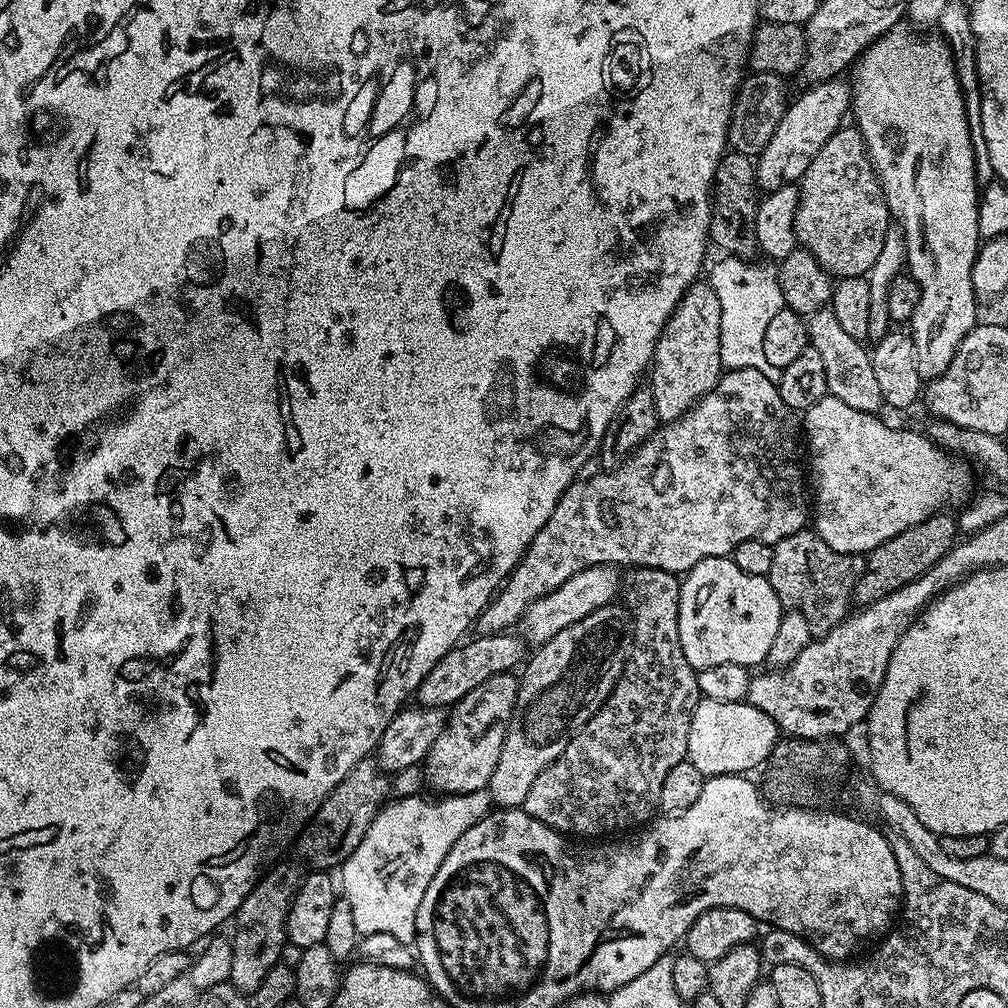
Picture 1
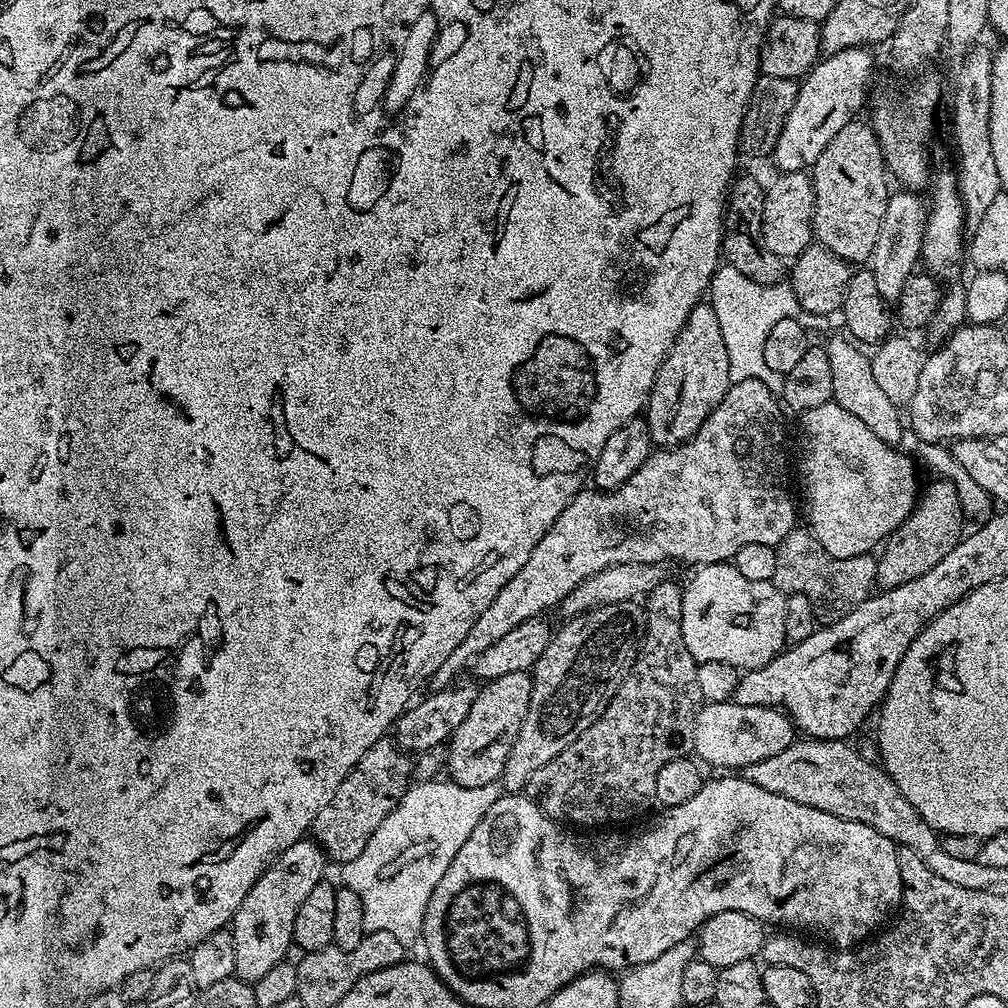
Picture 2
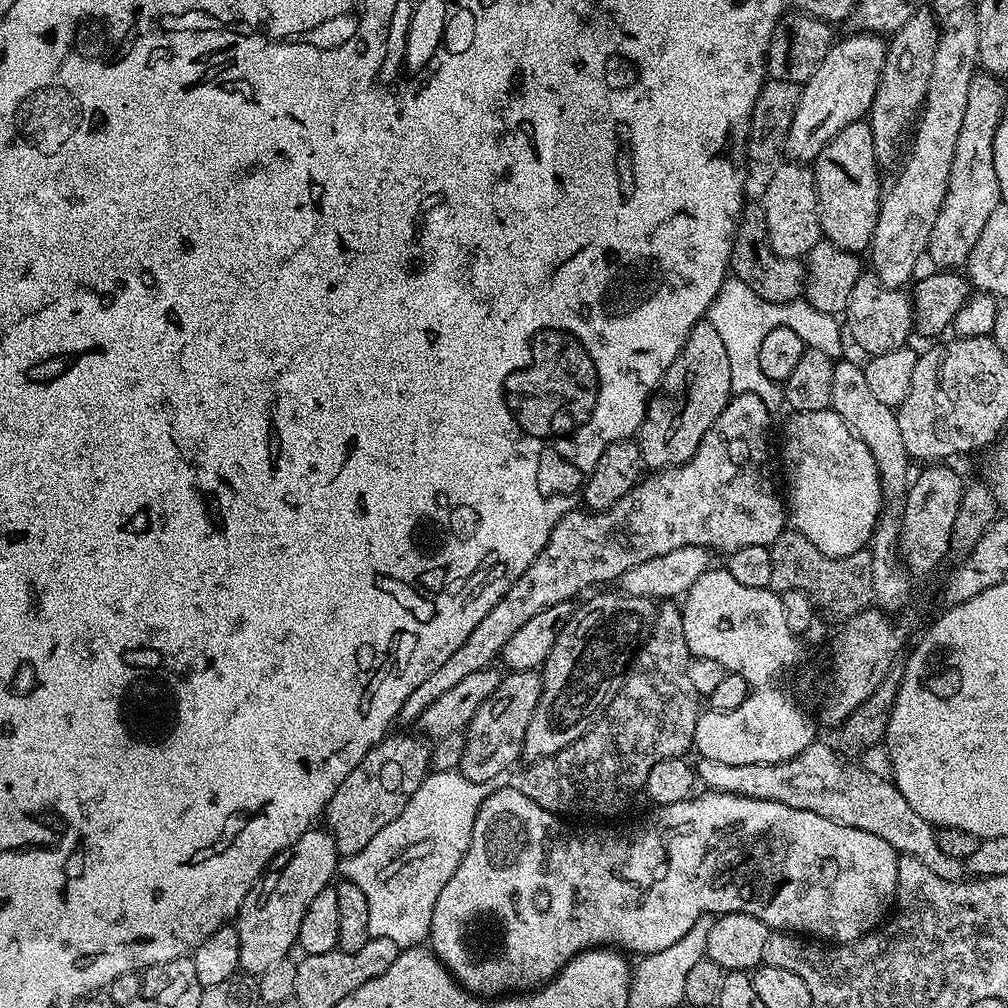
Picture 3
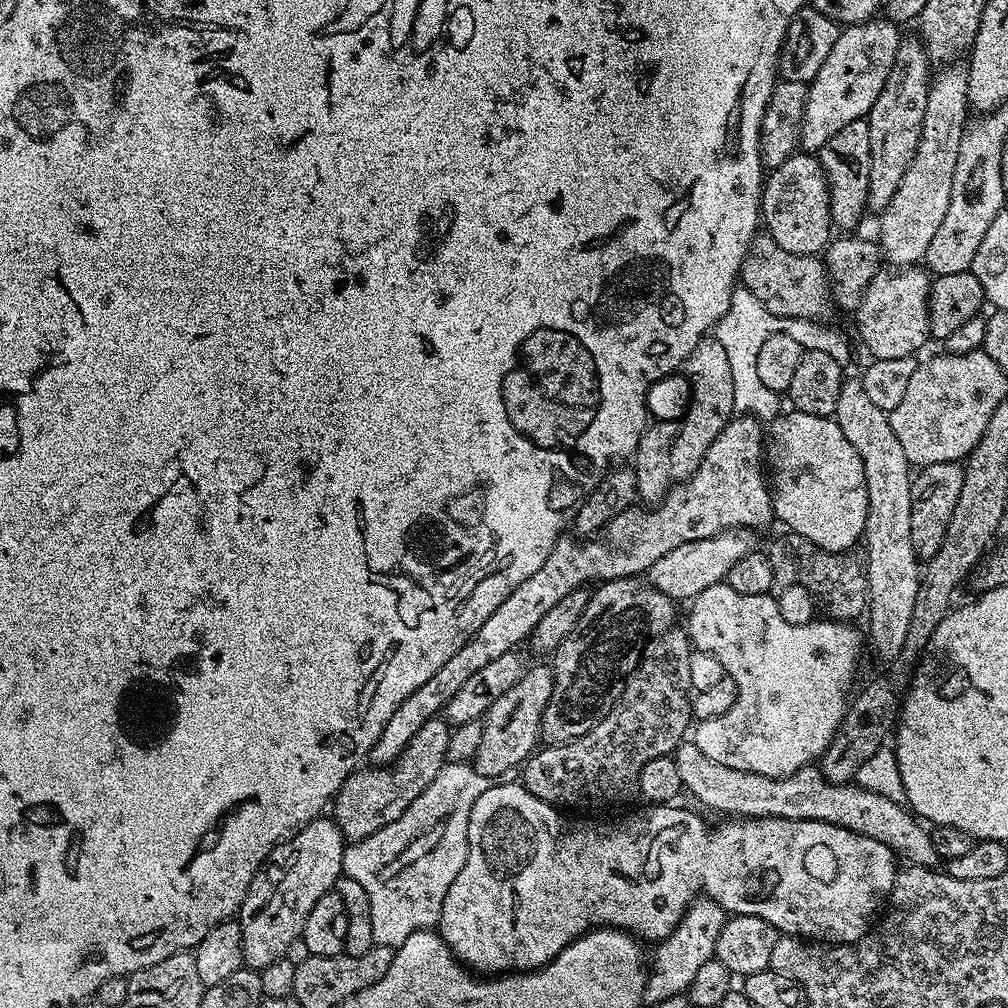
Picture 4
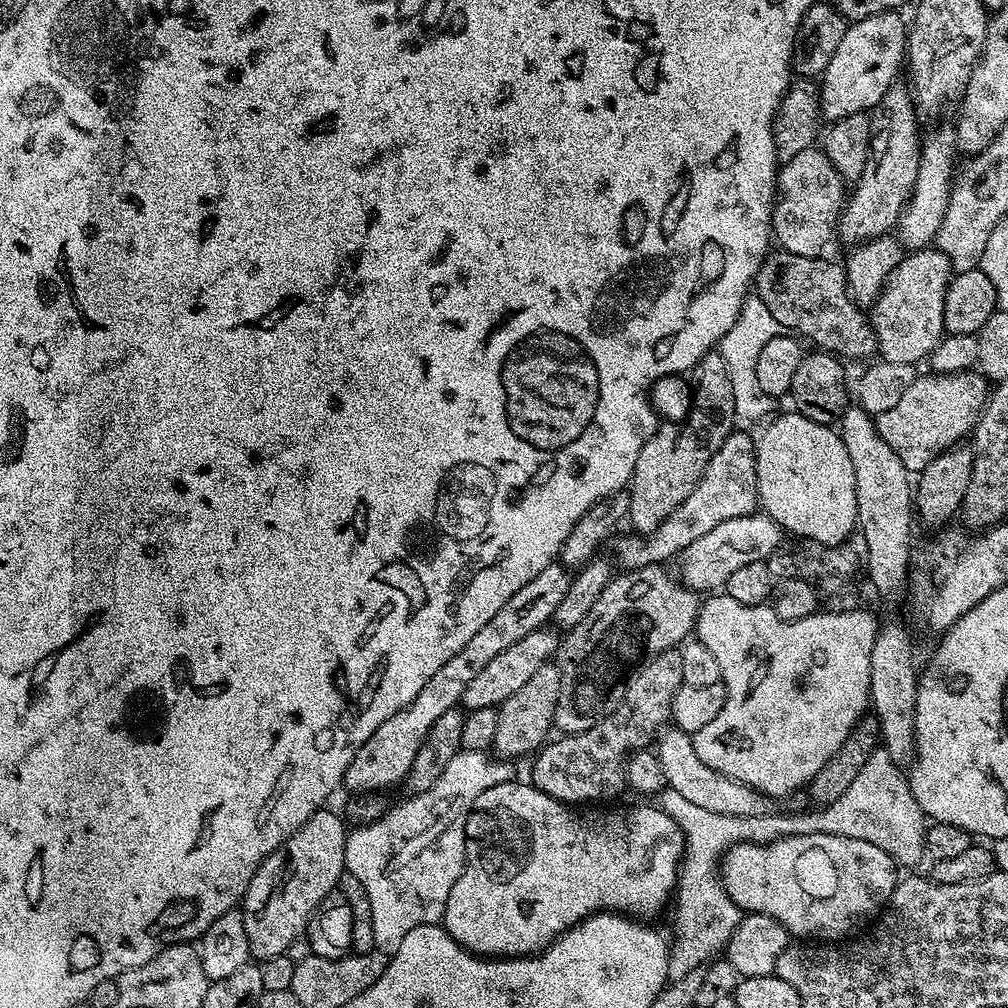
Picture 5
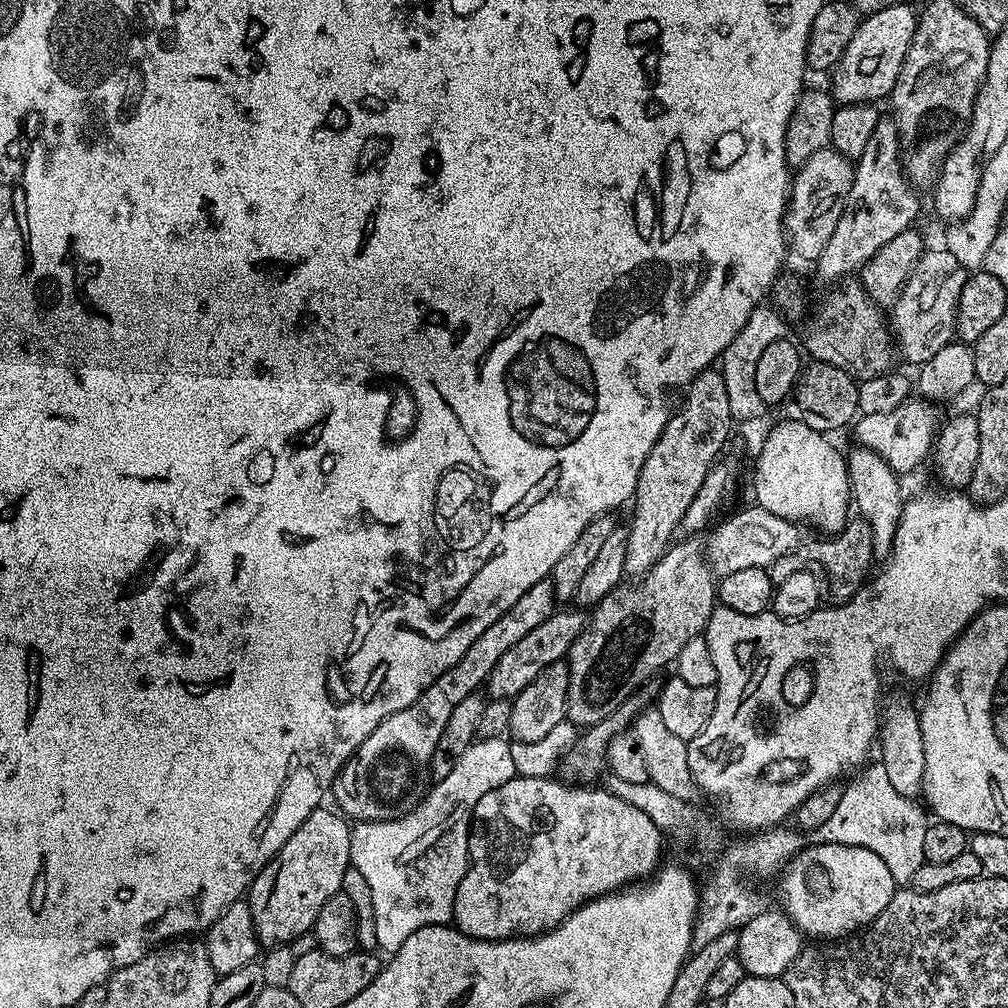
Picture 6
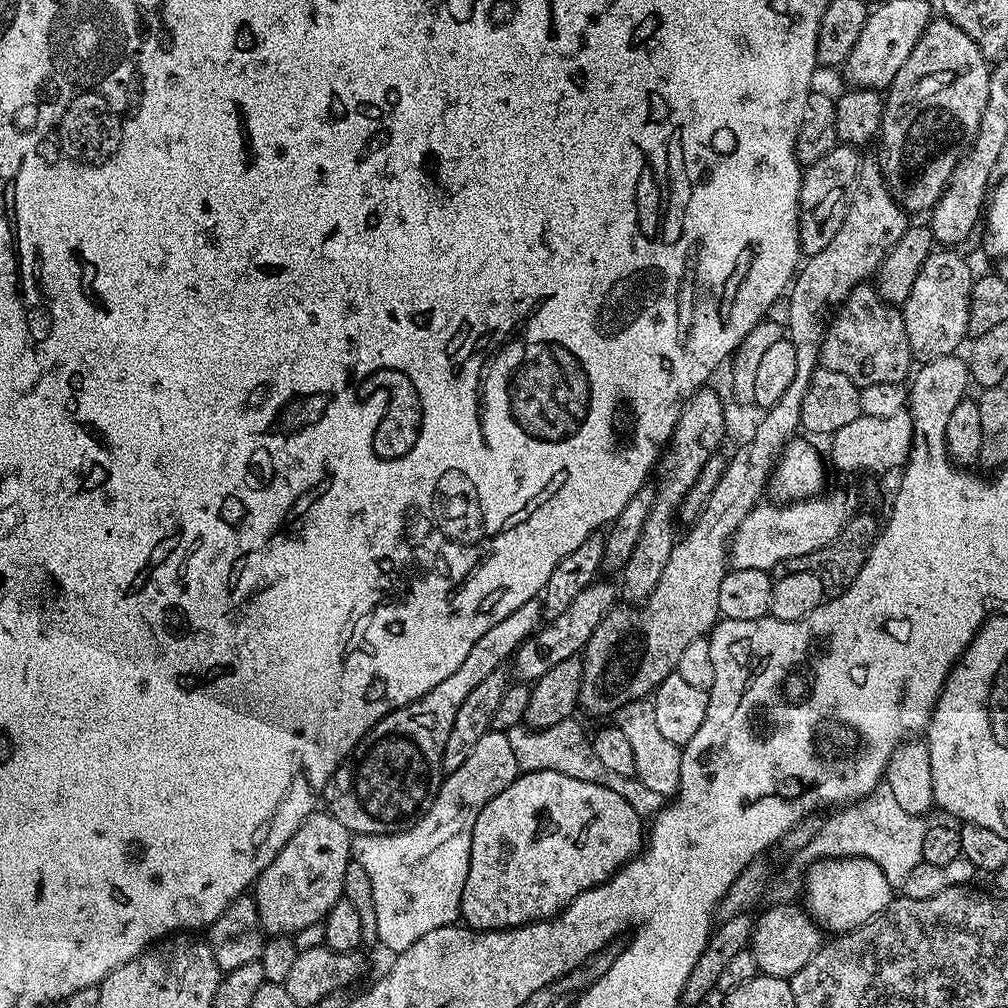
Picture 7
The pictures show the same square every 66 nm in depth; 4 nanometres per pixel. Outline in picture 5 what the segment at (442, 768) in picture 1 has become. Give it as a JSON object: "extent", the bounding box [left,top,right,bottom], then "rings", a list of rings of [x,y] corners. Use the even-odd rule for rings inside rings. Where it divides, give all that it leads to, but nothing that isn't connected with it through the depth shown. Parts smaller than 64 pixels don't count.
{"extent":[492,662,562,758],"rings":[[[549,662],[538,666],[530,682],[515,694],[510,694],[498,709],[498,730],[494,733],[492,748],[500,758],[513,758],[535,753],[549,739],[548,731],[554,728],[554,710],[558,706],[558,694],[562,690],[560,665]]]}

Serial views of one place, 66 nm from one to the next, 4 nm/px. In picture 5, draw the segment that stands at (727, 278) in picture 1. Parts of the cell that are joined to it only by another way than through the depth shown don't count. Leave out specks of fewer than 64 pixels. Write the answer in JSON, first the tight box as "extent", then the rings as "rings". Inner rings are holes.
{"extent":[718,294,785,422],"rings":[[[752,294],[744,301],[734,326],[730,326],[730,330],[726,330],[726,334],[720,339],[718,351],[726,362],[726,370],[730,370],[730,386],[734,386],[734,410],[737,421],[764,422],[773,415],[774,398],[760,389],[758,374],[754,374],[754,362],[758,362],[758,353],[762,346],[766,346],[766,342],[770,342],[770,338],[783,336],[785,332],[782,322],[778,322],[778,318],[774,318],[774,314],[766,310],[759,296]]]}

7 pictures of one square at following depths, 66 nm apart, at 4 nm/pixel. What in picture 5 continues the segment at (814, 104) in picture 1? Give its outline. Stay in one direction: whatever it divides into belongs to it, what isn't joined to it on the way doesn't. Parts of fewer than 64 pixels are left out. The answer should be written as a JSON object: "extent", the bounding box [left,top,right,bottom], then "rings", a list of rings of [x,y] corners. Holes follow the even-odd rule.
{"extent":[819,12,906,121],"rings":[[[883,12],[870,18],[849,23],[830,66],[819,77],[820,116],[825,121],[841,120],[850,114],[871,113],[872,107],[882,102],[882,94],[897,83],[906,60],[906,24],[900,21],[901,13]]]}

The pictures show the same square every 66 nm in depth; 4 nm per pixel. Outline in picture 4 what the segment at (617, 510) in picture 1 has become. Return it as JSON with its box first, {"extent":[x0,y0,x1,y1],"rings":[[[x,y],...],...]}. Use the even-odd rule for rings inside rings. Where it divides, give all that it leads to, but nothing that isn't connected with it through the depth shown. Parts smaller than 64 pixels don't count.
{"extent":[371,415,773,766],"rings":[[[733,415],[732,421],[725,426],[722,434],[718,434],[718,438],[710,442],[710,450],[706,450],[706,458],[702,458],[696,473],[683,484],[673,488],[651,510],[644,506],[631,506],[614,517],[596,535],[585,540],[571,540],[571,535],[568,534],[561,536],[554,550],[550,550],[550,558],[542,562],[540,569],[535,574],[530,574],[530,578],[526,578],[526,582],[522,582],[522,586],[518,586],[518,590],[514,590],[514,594],[510,594],[510,598],[506,598],[506,602],[502,602],[502,606],[498,606],[498,610],[494,610],[494,614],[486,618],[486,622],[482,622],[482,626],[473,634],[472,639],[466,642],[466,646],[462,646],[462,650],[458,650],[458,654],[454,654],[454,658],[450,658],[450,662],[446,662],[446,666],[442,666],[442,670],[438,670],[438,674],[434,674],[434,678],[422,682],[422,686],[418,686],[418,690],[414,690],[414,694],[410,694],[410,698],[406,698],[406,702],[402,702],[402,706],[394,710],[394,714],[390,714],[390,722],[386,722],[378,742],[374,742],[372,747],[371,763],[376,766],[387,766],[398,759],[402,750],[406,750],[410,738],[414,738],[414,734],[422,730],[425,722],[439,717],[447,709],[450,698],[454,698],[454,694],[458,694],[458,690],[466,686],[470,674],[482,670],[482,666],[494,662],[494,658],[519,649],[519,644],[523,640],[525,643],[531,637],[534,626],[542,622],[542,614],[554,610],[554,606],[558,606],[558,602],[562,602],[562,598],[566,598],[570,590],[591,585],[591,580],[603,582],[621,580],[624,576],[639,577],[647,573],[648,567],[658,562],[662,554],[678,550],[682,542],[710,538],[719,532],[731,532],[734,528],[761,530],[760,528],[766,527],[768,523],[773,523],[773,520],[772,492],[769,477],[766,475],[766,436],[762,431],[761,421],[755,420],[753,416]]]}

